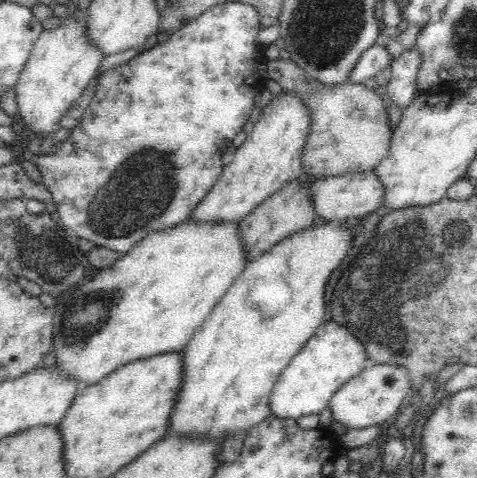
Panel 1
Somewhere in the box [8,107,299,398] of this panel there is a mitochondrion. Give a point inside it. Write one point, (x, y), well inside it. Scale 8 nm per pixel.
(136, 197)

